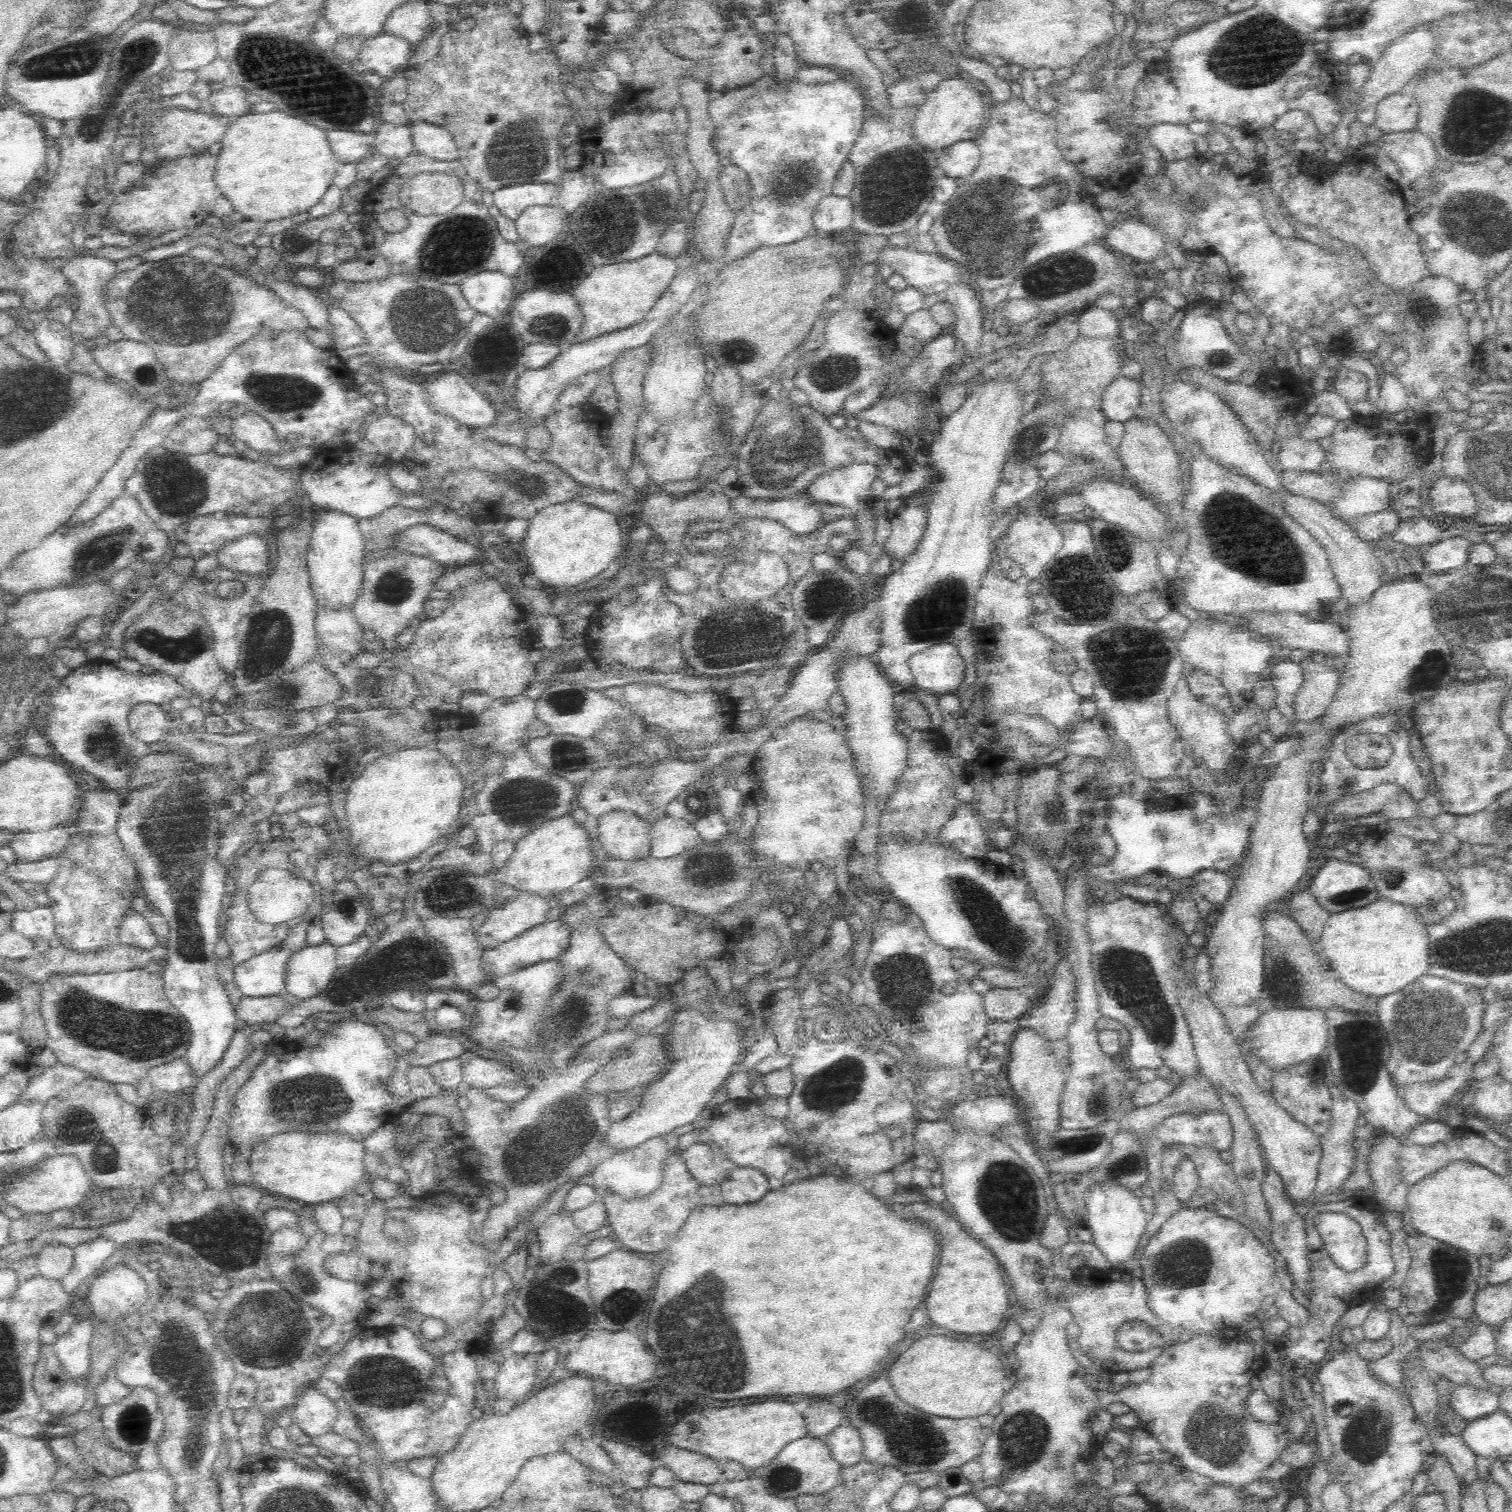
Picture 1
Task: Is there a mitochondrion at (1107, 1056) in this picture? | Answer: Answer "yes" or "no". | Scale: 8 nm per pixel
no

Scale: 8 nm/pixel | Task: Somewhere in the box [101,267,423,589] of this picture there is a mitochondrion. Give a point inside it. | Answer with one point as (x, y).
(186, 489)

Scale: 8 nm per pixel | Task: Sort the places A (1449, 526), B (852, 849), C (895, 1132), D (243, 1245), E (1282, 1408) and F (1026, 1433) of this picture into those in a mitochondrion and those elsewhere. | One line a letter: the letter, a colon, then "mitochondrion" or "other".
A: other
B: other
C: other
D: other
E: other
F: mitochondrion

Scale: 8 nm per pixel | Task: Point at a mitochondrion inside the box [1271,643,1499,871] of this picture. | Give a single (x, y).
(1418, 676)

